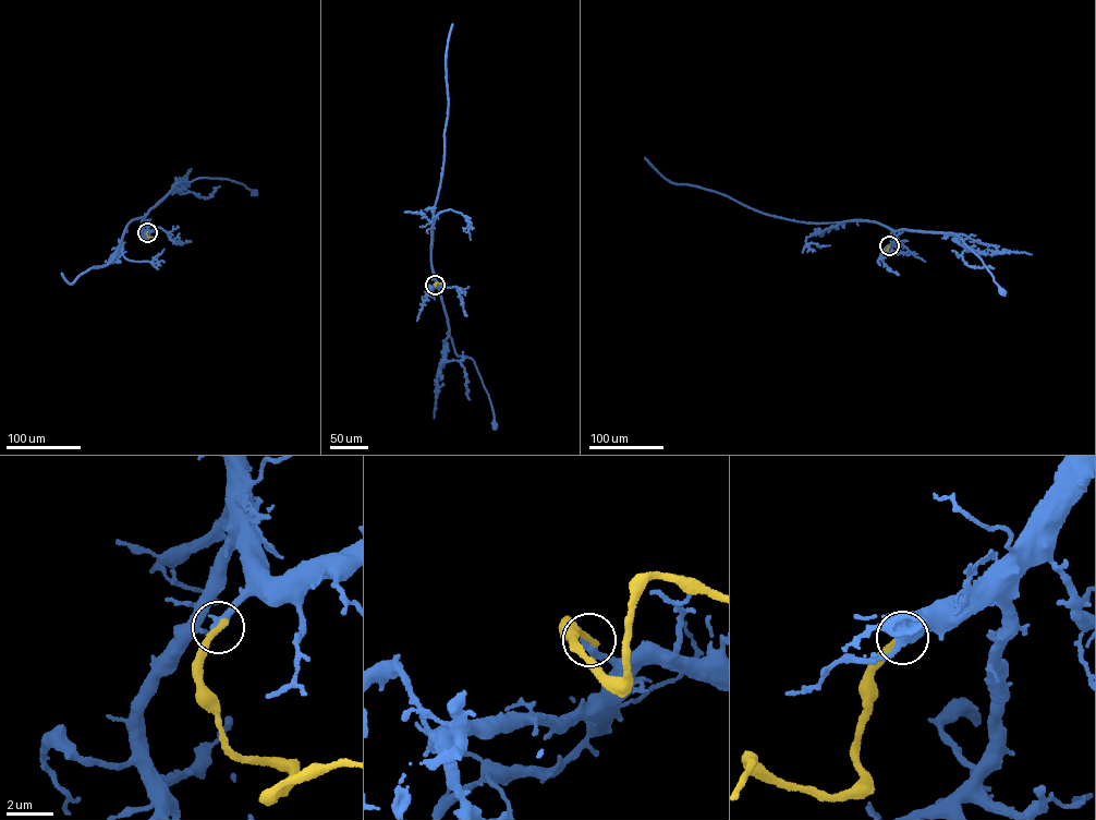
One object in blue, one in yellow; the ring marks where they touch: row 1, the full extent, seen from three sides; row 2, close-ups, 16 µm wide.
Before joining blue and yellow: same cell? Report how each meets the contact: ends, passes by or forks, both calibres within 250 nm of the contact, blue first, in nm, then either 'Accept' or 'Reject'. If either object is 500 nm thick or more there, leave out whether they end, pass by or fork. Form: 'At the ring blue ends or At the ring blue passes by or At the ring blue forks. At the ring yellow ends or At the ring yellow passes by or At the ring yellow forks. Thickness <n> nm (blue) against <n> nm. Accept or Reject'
At the ring blue ends. At the ring yellow ends. Thickness 360 nm (blue) against 320 nm. Reject

